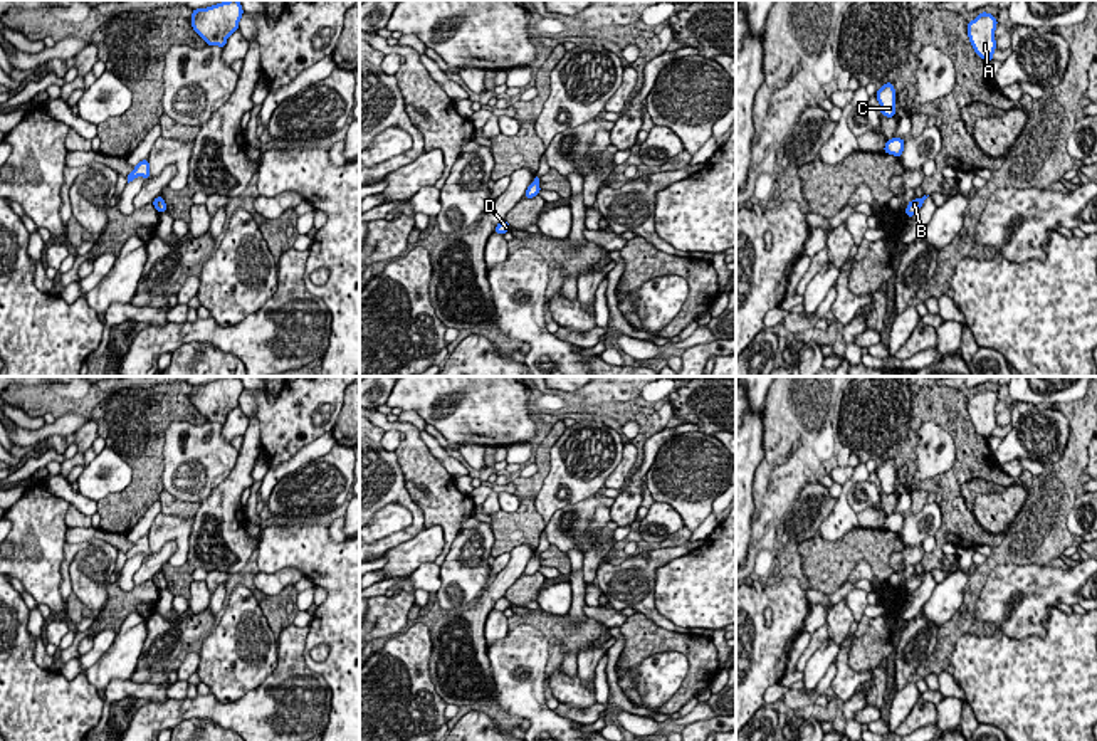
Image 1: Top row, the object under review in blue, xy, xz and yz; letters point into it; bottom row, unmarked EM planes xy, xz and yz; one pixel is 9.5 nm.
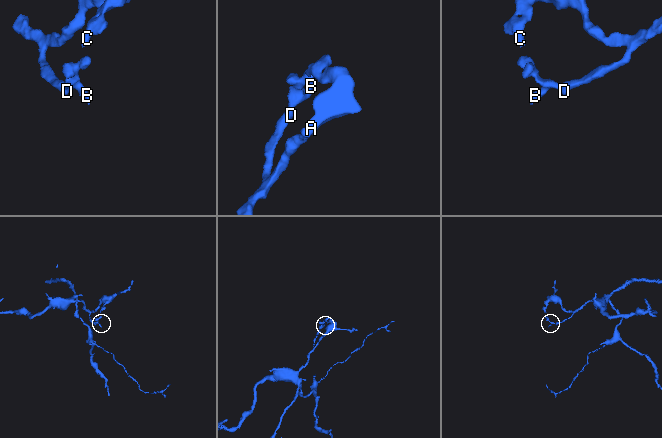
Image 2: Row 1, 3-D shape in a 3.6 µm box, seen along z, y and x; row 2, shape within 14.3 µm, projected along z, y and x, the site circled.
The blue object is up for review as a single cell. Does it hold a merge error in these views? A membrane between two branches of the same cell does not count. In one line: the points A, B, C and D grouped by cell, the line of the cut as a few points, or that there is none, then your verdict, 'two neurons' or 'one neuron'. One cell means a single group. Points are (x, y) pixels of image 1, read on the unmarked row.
groups A B C D; cut none; one neuron

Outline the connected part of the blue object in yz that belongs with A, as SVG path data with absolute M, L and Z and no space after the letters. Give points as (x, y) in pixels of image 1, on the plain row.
M979 388L978 393L968 398L968 413L973 427L986 439L993 437L996 427L995 407L998 397L988 388Z

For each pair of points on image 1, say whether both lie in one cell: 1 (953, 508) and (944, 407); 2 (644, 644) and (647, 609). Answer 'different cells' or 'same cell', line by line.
1: same cell
2: different cells

